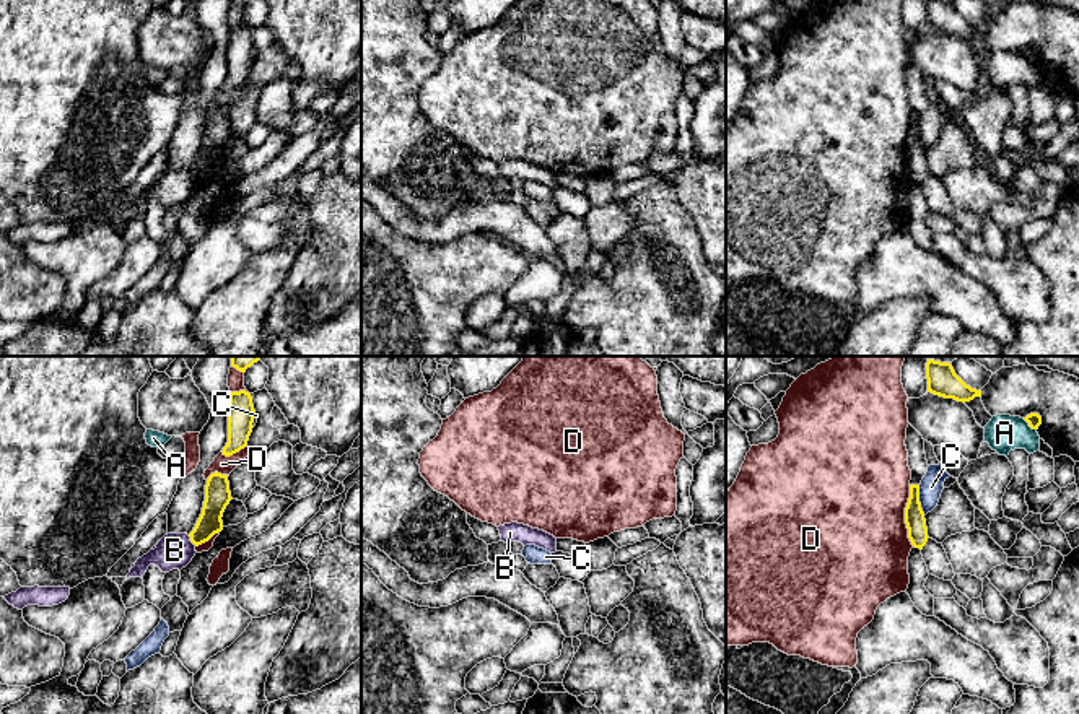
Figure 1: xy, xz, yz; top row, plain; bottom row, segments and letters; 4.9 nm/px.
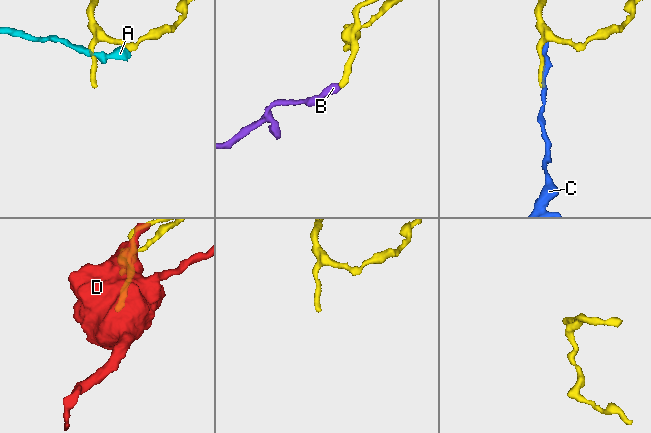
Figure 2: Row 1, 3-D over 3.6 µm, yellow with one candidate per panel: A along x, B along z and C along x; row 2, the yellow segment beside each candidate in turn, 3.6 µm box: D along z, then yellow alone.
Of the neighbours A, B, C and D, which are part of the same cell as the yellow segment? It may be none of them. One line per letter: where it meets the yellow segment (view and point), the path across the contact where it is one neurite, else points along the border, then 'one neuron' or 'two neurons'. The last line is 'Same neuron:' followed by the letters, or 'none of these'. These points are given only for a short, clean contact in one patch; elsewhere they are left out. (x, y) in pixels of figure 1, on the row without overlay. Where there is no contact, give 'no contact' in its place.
A: meets yellow in yz at (1029, 60); border along yz (1022, 54), (1035, 65); two neurons
B: meets yellow in xy at (191, 176); border along xy (187, 171), (196, 181); two neurons
C: meets yellow in yz at (918, 135); two neurons
D: meets yellow in yz at (905, 152); two neurons
Same neuron: none of these

